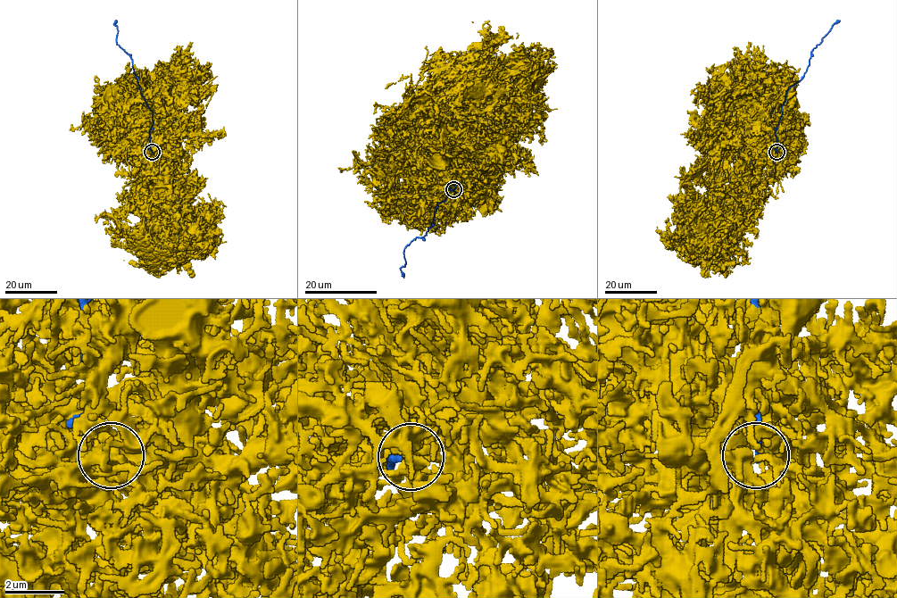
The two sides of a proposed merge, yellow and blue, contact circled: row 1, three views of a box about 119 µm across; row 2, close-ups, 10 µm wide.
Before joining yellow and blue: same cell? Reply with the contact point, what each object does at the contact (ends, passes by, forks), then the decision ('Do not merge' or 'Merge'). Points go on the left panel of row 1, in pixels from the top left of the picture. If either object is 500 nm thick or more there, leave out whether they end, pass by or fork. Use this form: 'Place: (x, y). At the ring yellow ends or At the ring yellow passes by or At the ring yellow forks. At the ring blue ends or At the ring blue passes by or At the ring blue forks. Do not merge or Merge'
Place: (152, 152). At the ring yellow ends. At the ring blue ends. Do not merge

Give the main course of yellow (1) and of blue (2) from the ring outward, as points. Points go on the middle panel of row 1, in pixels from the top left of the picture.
1: (454, 190), (452, 157)
2: (453, 189), (450, 186), (454, 196), (437, 203), (426, 235), (404, 249), (404, 278)

